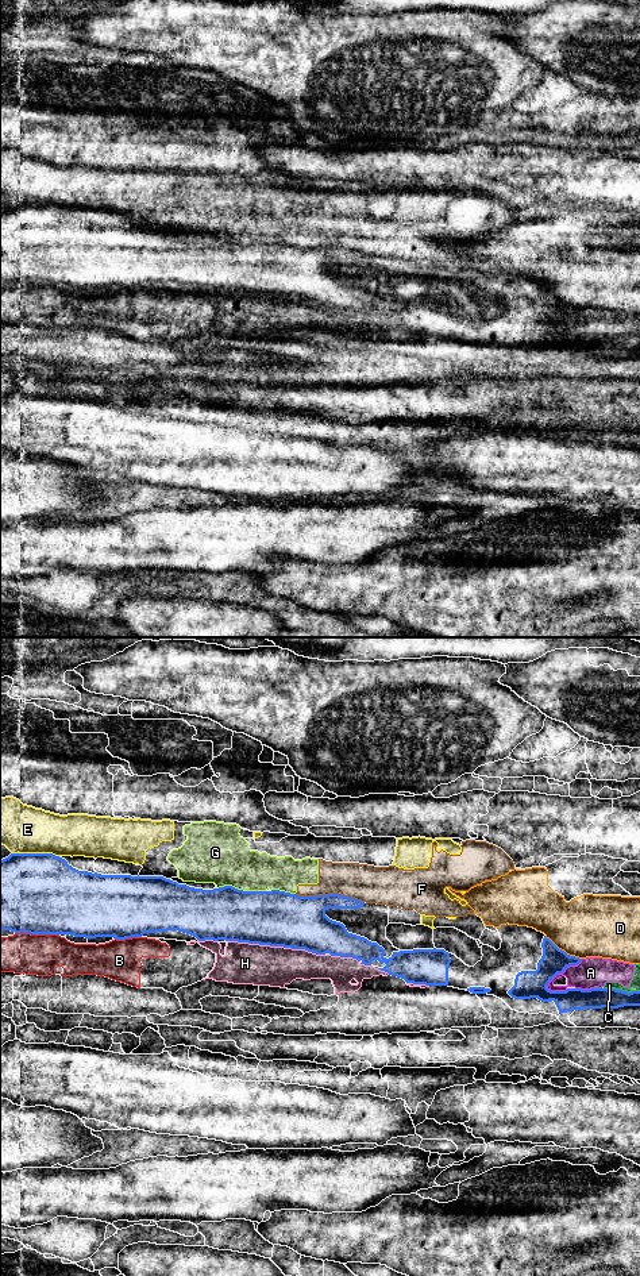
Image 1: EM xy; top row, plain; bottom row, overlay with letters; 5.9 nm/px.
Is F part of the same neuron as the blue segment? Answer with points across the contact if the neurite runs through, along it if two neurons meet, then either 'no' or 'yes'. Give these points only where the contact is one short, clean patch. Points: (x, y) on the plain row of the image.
no

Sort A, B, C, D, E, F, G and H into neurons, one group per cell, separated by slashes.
A B C H / D / E F G

